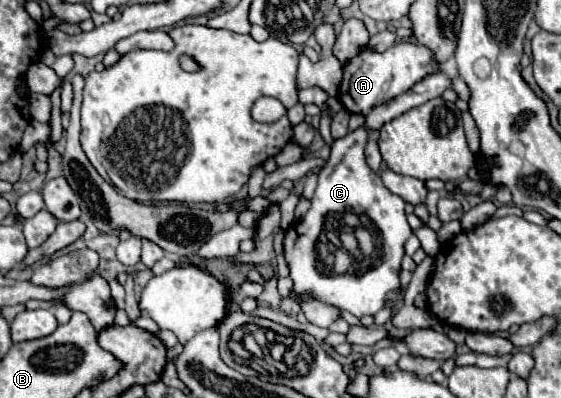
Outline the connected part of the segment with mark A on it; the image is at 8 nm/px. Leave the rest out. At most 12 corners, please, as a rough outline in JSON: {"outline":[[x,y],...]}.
{"outline":[[417,42],[365,48],[343,68],[341,104],[369,114],[439,72]]}

